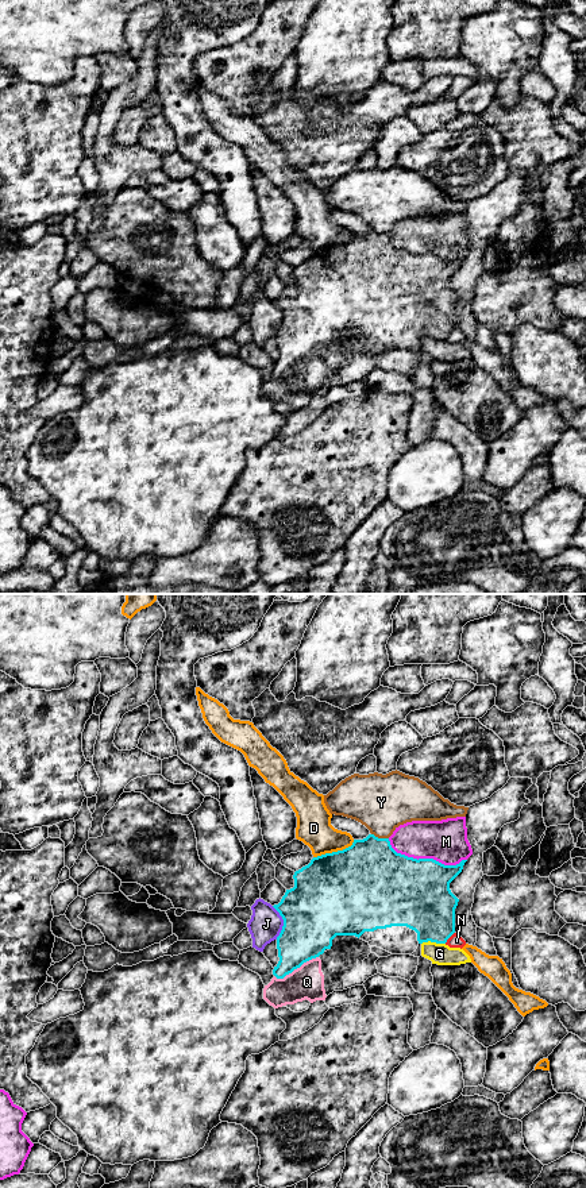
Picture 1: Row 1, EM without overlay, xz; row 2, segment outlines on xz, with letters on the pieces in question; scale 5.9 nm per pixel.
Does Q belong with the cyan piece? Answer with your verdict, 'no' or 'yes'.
yes

